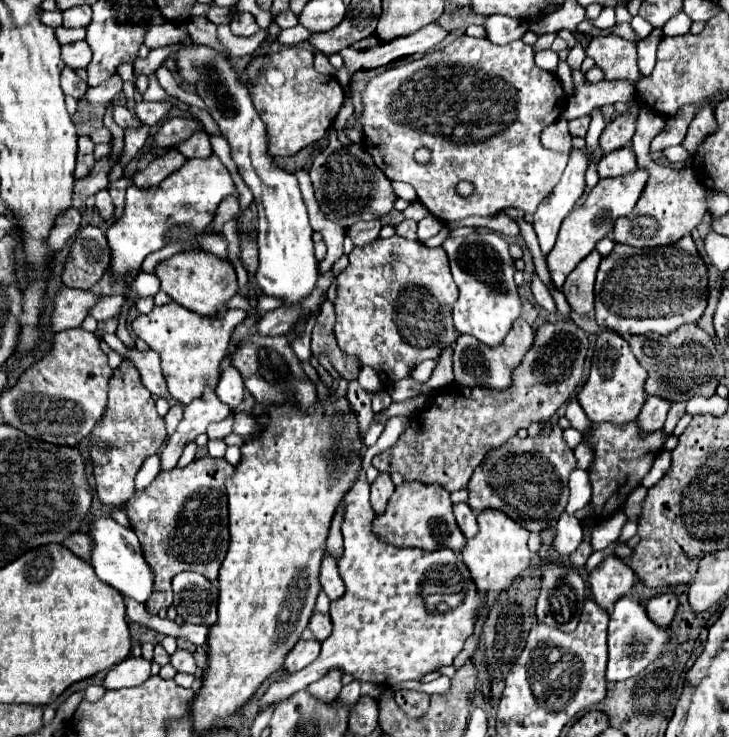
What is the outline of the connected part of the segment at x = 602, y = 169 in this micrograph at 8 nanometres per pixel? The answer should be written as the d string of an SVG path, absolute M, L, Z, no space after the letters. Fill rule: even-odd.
M619 148L615 152L609 152L597 164L599 178L615 178L615 176L631 174L635 168L637 168L637 162L631 148Z

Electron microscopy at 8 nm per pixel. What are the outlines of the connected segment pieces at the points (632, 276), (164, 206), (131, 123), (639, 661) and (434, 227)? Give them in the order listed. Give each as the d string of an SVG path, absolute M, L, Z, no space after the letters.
M685 234L679 242L659 248L629 248L615 244L613 252L601 260L595 282L595 318L605 330L613 330L623 336L631 334L669 334L683 324L697 322L707 308L707 266L699 256L691 234Z
M211 154L209 158L191 158L177 172L161 182L161 186L153 186L149 190L139 190L137 186L127 188L127 204L121 220L113 222L107 228L107 240L111 248L111 268L117 280L125 280L125 274L131 270L139 270L141 262L147 254L161 250L163 242L171 226L187 226L193 232L203 232L211 220L215 218L217 206L227 196L239 196L229 170L221 164L221 160Z
M115 106L113 118L121 128L141 128L141 122L125 106Z
M623 596L615 602L613 612L611 612L611 622L608 624L607 643L608 643L608 662L606 669L606 680L609 682L619 682L627 680L641 670L645 670L651 662L655 662L663 650L667 648L671 640L669 628L661 628L653 624L653 620L647 618L645 606L643 606L643 616L639 620L639 600L633 596Z
M427 216L419 222L419 230L417 230L417 236L419 240L427 240L431 236L435 236L441 228L445 228L445 222L441 222L439 218L433 218L433 216Z

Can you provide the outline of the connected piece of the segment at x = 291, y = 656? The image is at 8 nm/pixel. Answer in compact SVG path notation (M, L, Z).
M299 640L293 650L285 658L285 670L287 672L297 672L311 664L321 652L321 642L319 640Z

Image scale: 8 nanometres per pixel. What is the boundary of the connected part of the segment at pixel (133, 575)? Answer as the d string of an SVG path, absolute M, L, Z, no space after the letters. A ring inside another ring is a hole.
M99 516L89 524L89 536L93 540L91 550L91 564L95 568L95 574L115 590L123 592L125 596L131 596L137 602L147 602L151 588L153 588L153 572L149 570L141 544L135 536L135 532L127 526L117 524L111 516Z

